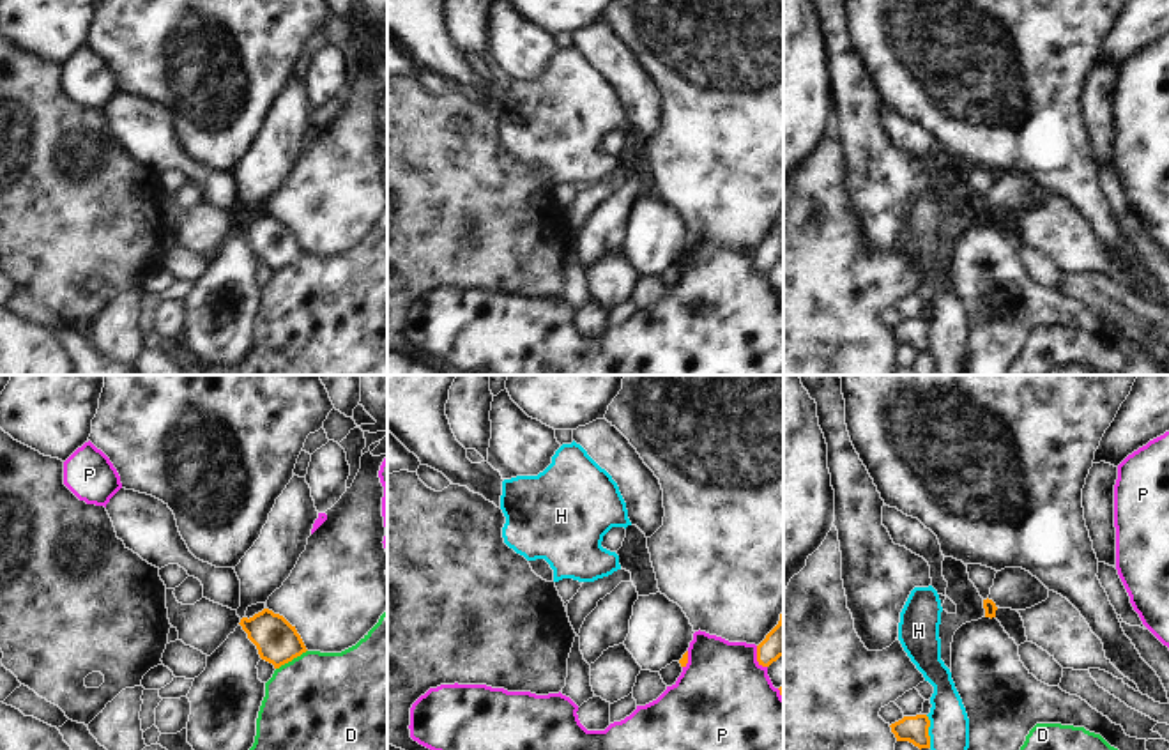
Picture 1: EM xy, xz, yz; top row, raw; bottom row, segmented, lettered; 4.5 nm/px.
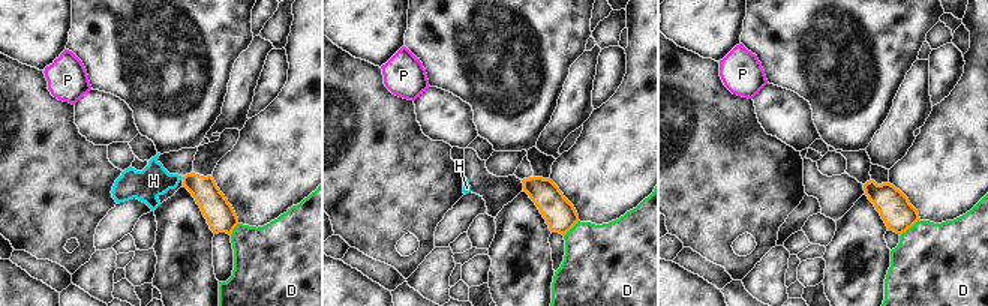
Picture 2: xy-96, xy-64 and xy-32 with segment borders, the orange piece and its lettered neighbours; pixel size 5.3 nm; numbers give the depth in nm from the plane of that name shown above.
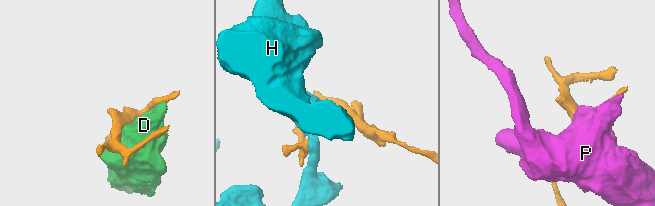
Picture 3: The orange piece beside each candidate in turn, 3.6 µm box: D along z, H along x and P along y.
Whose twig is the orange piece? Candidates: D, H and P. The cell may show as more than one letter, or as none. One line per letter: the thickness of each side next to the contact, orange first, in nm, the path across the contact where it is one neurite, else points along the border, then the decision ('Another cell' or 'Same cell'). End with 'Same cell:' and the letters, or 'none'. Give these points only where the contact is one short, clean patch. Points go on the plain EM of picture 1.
D: Thickness 200 nm (orange) against 500 nm. Another cell
H: Thickness 130 nm (orange) against 180 nm. Boundary: yz (925, 319), (931, 351). Another cell
P: Thickness 140 nm (orange) against 460 nm. Another cell
Same cell: none.

